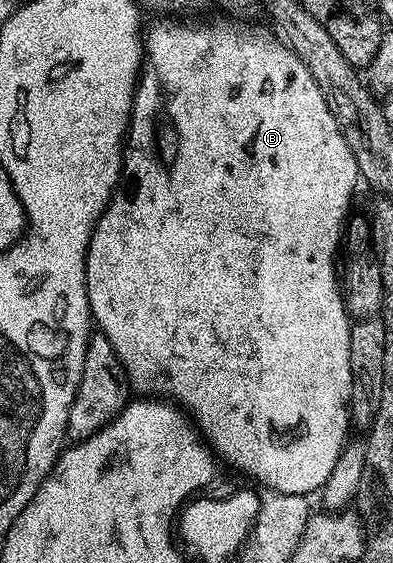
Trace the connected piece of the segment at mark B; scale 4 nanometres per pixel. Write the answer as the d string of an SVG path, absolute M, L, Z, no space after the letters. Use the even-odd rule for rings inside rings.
M156 19L152 26L147 26L143 34L144 63L140 67L140 76L136 82L136 94L132 100L132 118L128 120L126 148L122 153L122 176L116 186L110 203L104 208L104 214L92 232L86 255L86 287L88 302L95 328L103 336L110 339L110 347L114 347L114 355L122 363L128 376L128 384L140 395L163 395L173 402L179 403L188 414L193 425L202 434L207 446L221 462L224 461L232 469L261 481L264 489L273 489L275 493L298 493L312 495L312 492L323 490L326 479L330 479L330 471L334 471L334 463L338 463L338 455L344 450L350 434L350 410L348 401L352 398L352 372L350 371L350 331L352 325L347 311L344 309L344 298L340 296L338 284L338 246L342 241L342 230L349 216L348 204L352 201L352 192L356 189L356 181L360 177L354 155L346 145L342 132L334 115L330 115L330 107L326 107L326 99L322 99L322 91L318 91L318 83L314 83L314 75L294 55L283 40L277 39L271 32L259 33L251 29L244 19L228 19L232 21L216 21L213 25L179 25L176 19Z

